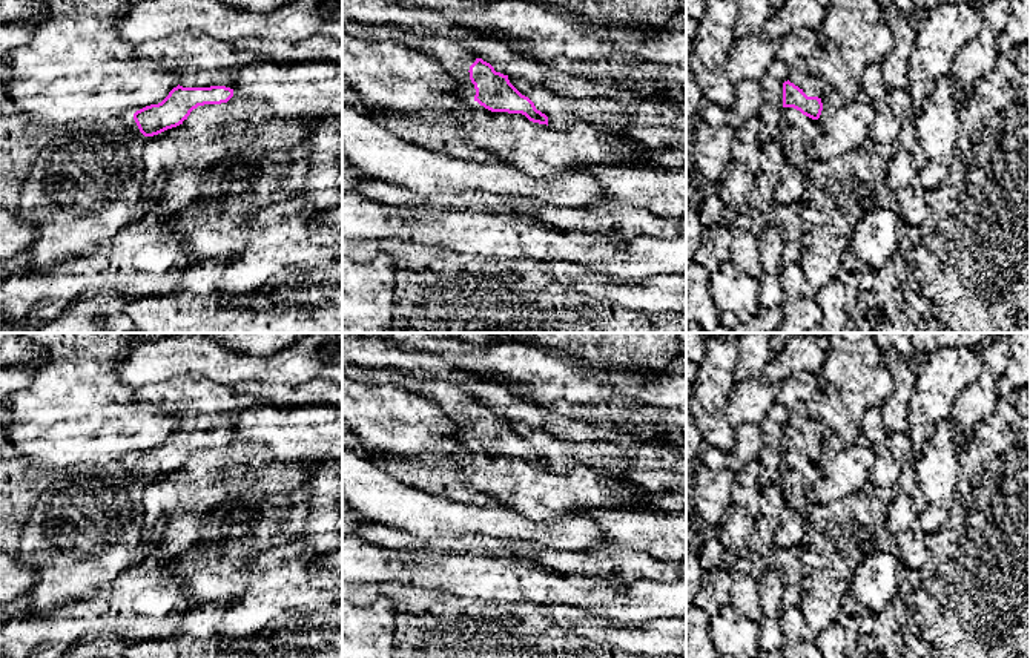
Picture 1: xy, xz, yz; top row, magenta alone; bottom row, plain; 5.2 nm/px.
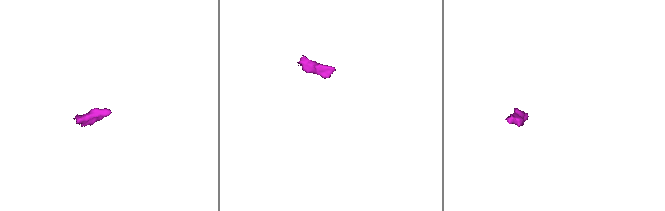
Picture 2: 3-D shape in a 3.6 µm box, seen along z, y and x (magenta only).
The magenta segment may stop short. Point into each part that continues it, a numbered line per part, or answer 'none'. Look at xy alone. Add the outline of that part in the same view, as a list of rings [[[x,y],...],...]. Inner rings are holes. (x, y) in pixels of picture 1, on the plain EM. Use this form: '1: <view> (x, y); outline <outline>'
1: xy (200, 404); outline [[[196,373],[137,388],[137,400],[143,405],[172,410],[183,431],[226,429],[233,433],[238,413],[270,405]]]

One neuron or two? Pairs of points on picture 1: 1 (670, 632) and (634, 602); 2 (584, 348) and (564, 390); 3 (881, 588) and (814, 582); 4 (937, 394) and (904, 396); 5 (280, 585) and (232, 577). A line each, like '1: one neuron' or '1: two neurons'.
1: two neurons
2: two neurons
3: two neurons
4: two neurons
5: two neurons

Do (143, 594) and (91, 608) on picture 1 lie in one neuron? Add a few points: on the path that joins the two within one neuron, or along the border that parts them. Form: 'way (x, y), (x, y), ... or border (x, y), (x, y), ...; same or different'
way (131, 603), (109, 603), (103, 608); same

